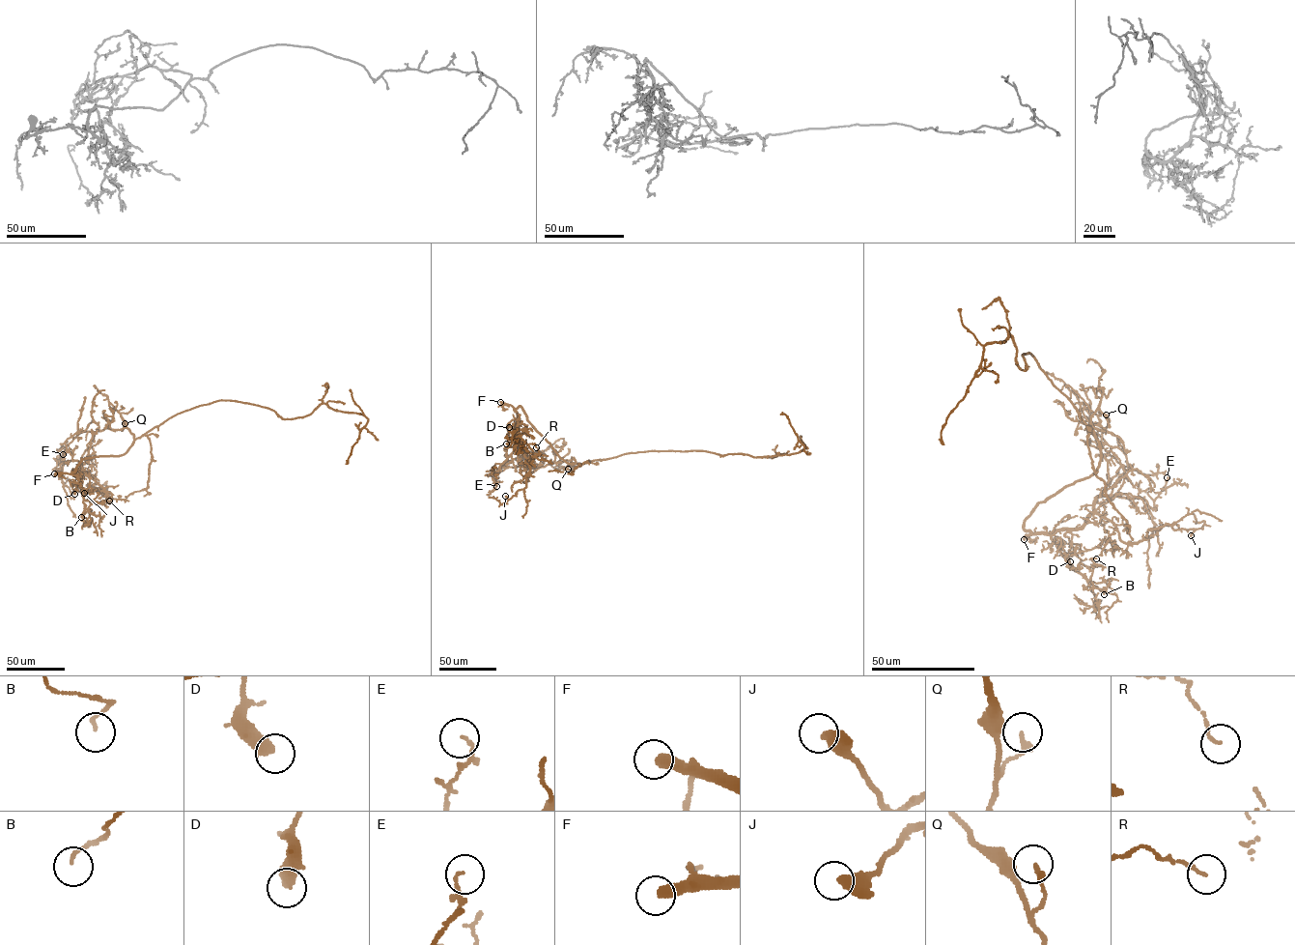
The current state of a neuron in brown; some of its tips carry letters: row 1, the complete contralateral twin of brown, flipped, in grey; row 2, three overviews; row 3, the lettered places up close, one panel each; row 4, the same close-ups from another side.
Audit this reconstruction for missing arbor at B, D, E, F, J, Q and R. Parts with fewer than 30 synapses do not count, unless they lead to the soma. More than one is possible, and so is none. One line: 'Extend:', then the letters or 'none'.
Extend: F

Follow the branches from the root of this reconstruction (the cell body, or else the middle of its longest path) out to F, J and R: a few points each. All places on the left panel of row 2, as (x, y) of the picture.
F: (162, 422), (136, 439), (123, 454), (86, 458), (74, 472), (54, 473)
J: (162, 422), (123, 454), (82, 459), (71, 473), (80, 477), (83, 471), (105, 496), (102, 487), (84, 493)
R: (162, 422), (136, 439), (123, 454), (82, 459), (71, 472), (80, 484), (86, 508), (92, 502), (109, 501)

